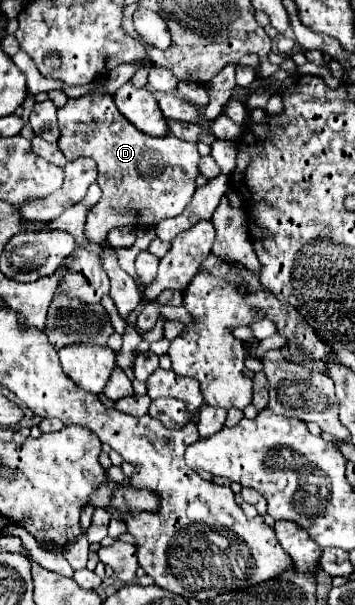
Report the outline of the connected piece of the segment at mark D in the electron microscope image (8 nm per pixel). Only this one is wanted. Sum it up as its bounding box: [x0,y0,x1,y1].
[57,76,199,242]

